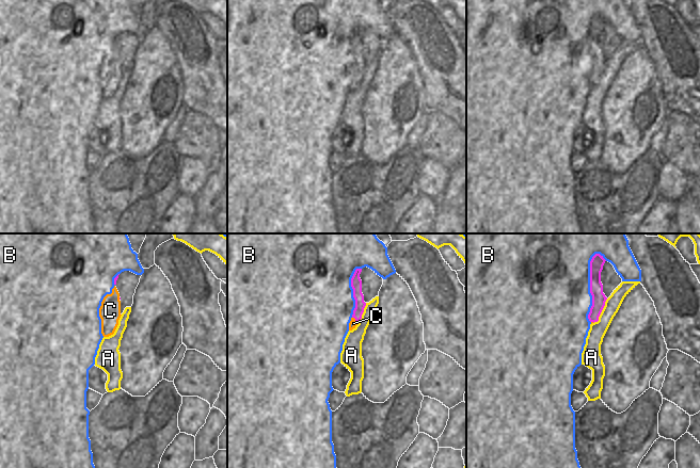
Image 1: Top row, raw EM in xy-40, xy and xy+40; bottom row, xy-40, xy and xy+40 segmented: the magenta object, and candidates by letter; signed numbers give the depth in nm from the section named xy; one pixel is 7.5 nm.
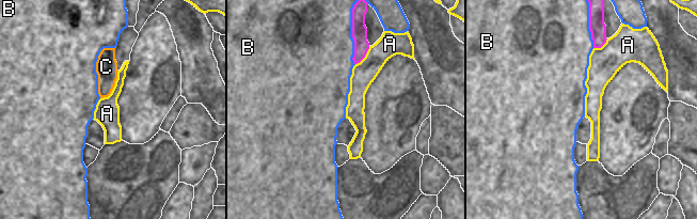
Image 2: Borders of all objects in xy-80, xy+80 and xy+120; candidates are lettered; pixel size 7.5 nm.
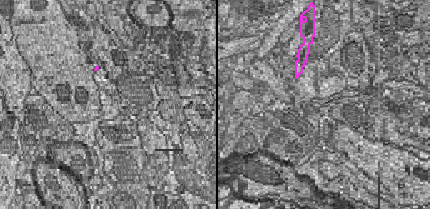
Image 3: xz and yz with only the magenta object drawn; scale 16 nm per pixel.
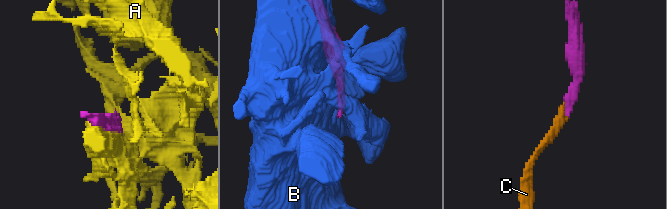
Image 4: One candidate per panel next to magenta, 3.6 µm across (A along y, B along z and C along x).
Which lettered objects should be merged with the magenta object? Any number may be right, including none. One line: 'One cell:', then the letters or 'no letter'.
One cell: C

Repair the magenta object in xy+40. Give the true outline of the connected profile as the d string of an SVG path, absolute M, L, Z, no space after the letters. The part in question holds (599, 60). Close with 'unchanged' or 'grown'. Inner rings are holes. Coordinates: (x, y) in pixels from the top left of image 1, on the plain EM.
M595 15L590 22L590 54L592 57L592 67L588 80L593 84L599 82L599 78L607 61L603 54L603 46L601 44L601 33L605 22L600 15Z | unchanged

